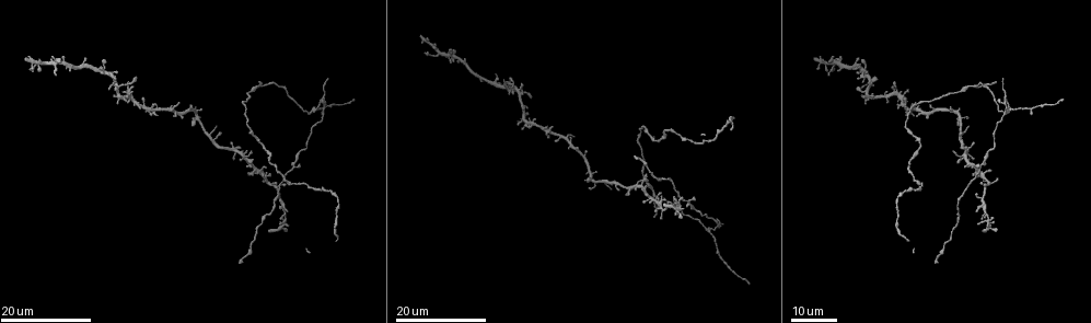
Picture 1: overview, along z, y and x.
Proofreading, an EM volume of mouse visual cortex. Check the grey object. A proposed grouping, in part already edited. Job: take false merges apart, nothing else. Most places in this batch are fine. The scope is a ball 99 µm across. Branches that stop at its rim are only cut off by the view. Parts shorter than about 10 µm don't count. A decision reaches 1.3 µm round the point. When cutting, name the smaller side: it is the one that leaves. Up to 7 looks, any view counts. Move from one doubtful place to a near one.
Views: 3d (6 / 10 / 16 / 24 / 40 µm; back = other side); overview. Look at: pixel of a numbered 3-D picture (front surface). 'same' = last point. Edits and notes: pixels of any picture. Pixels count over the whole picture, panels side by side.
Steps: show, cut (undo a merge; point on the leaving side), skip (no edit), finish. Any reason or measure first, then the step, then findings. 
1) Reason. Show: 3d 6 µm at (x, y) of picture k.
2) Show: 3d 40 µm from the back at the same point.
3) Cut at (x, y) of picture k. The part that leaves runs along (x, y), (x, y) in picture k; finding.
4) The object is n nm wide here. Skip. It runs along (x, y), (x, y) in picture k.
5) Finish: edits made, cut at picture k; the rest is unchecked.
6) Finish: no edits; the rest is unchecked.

Four or more arms meet. Show: 3d 16 µm at (275, 186) of picture 1.

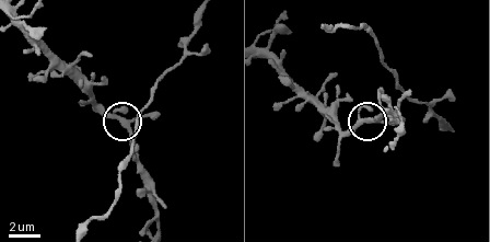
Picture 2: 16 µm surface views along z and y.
Show: 3d 10 µm at (366, 121) of picture 2.

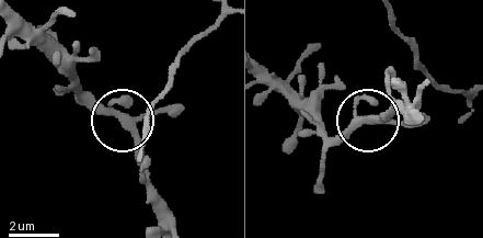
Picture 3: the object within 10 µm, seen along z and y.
Show: 3d 10 µm from the back at (118, 117) of picture 3.

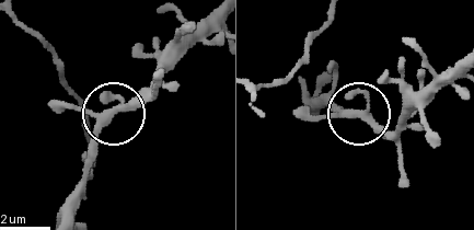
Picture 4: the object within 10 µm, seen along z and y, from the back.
The side arm is 14 µm long. Skip. Continuous, no second cell.

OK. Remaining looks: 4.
Small branch off a trunk. Show: 3d 16 µm at (688, 201) of picture 1.

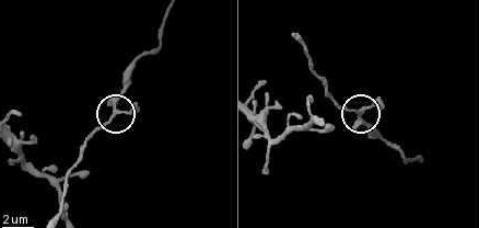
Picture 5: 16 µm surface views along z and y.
Show: 3d 6 µm at (359, 117) of picture 5.

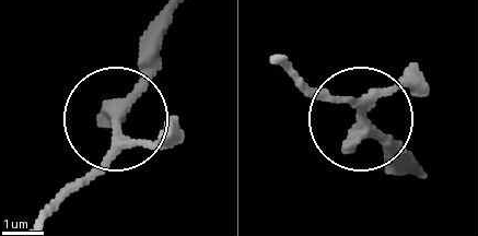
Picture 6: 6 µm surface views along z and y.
From behind. Show: 3d 6 µm from the back at (363, 116) of picture 6.

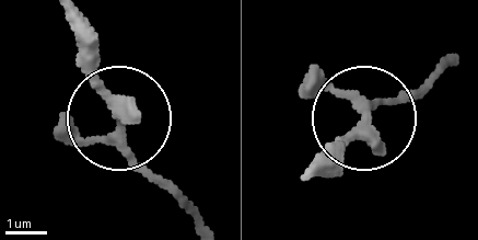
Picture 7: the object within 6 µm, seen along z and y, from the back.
4 arms meet here. Skip. It runs along (310, 170), (370, 111), (426, 93) in picture 7; one cell here.

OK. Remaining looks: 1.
Finish: no edits; the rest is unchecked.

